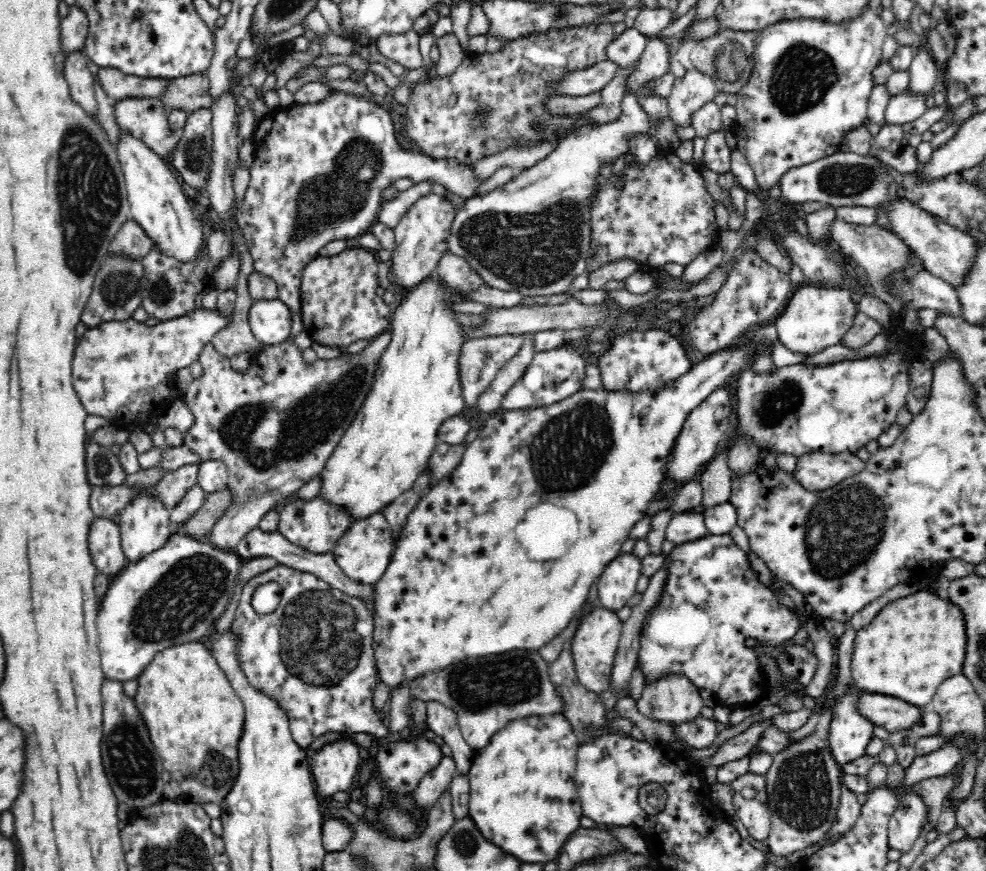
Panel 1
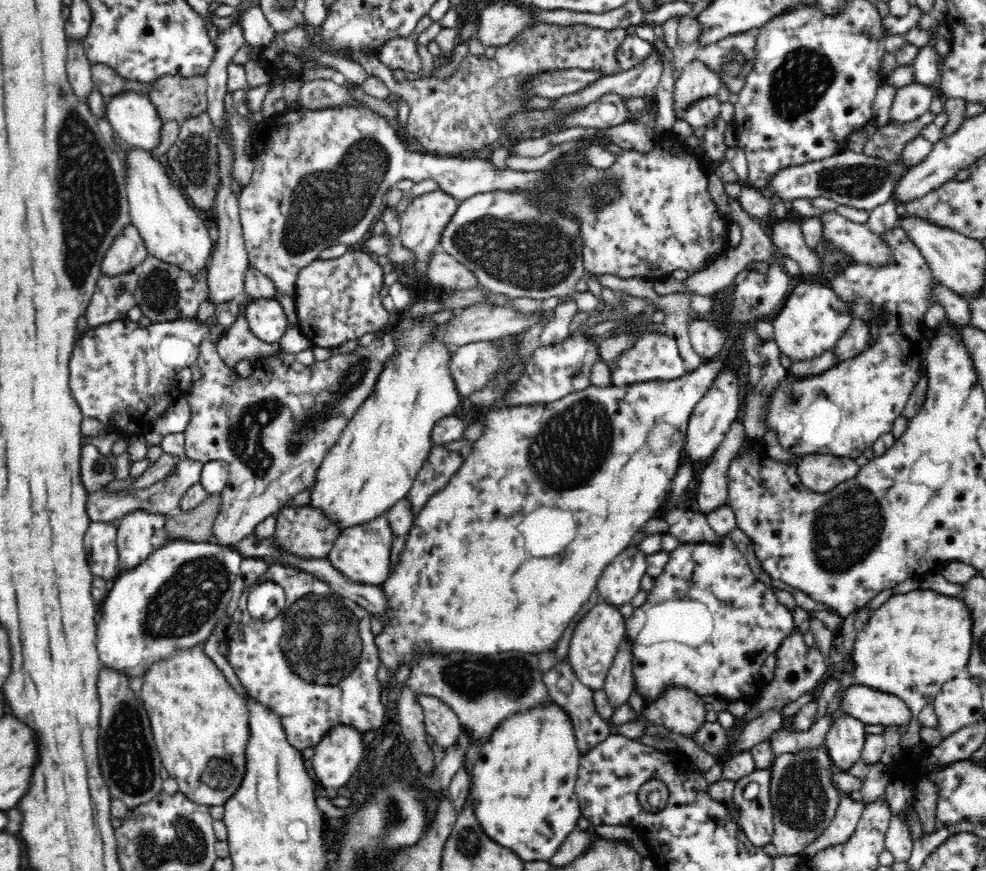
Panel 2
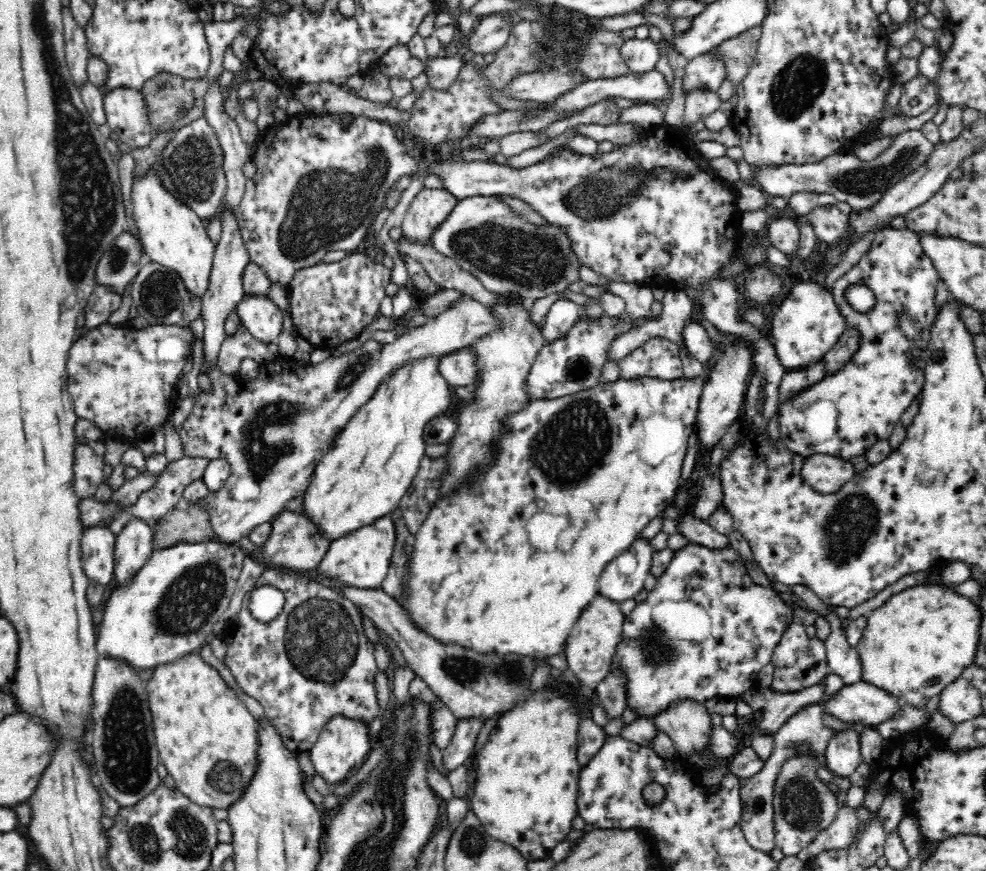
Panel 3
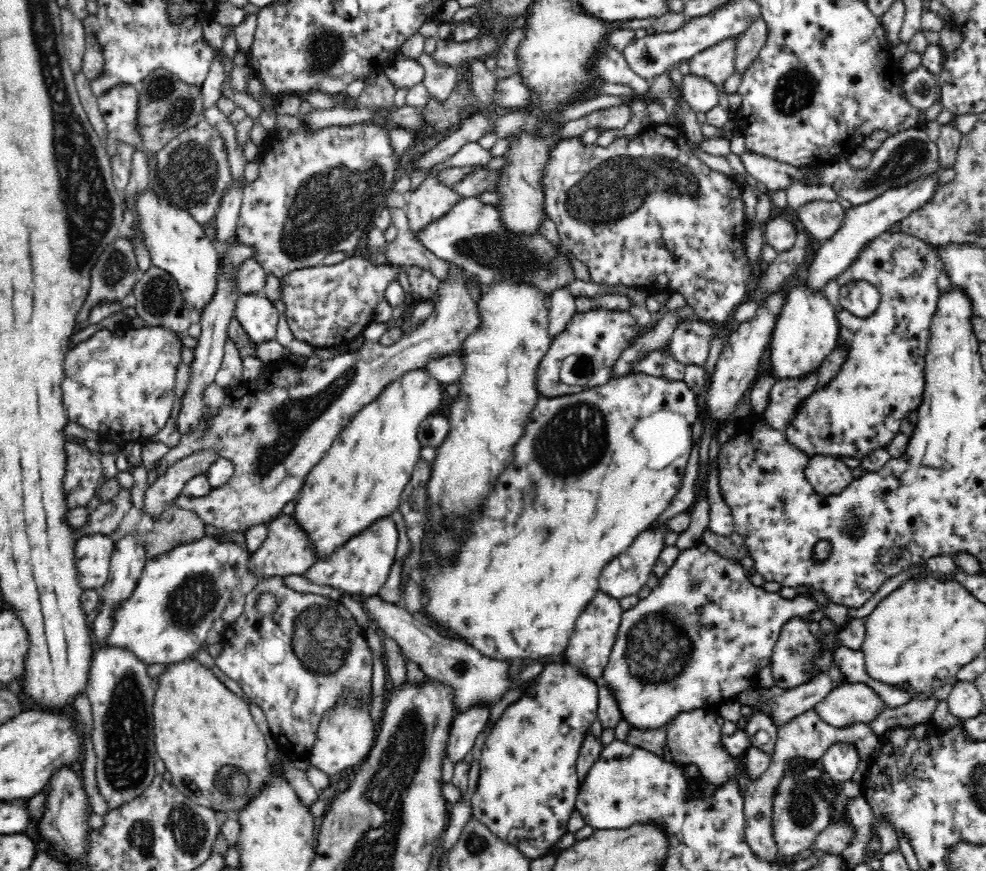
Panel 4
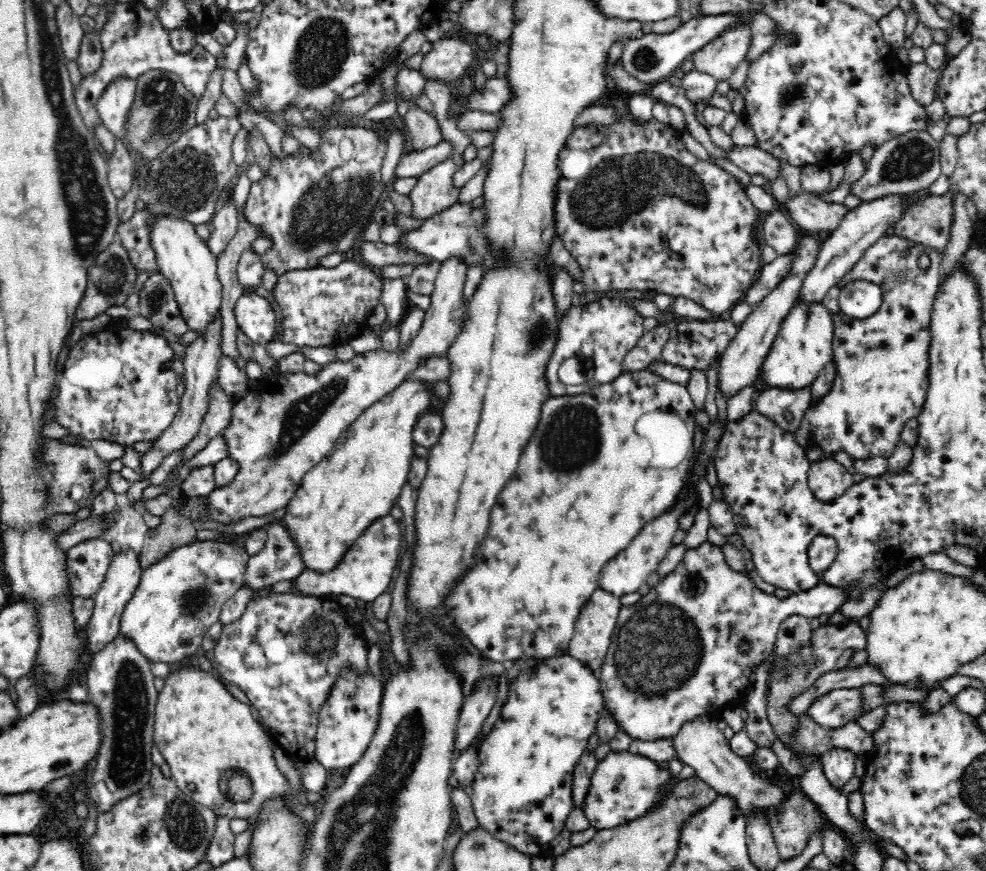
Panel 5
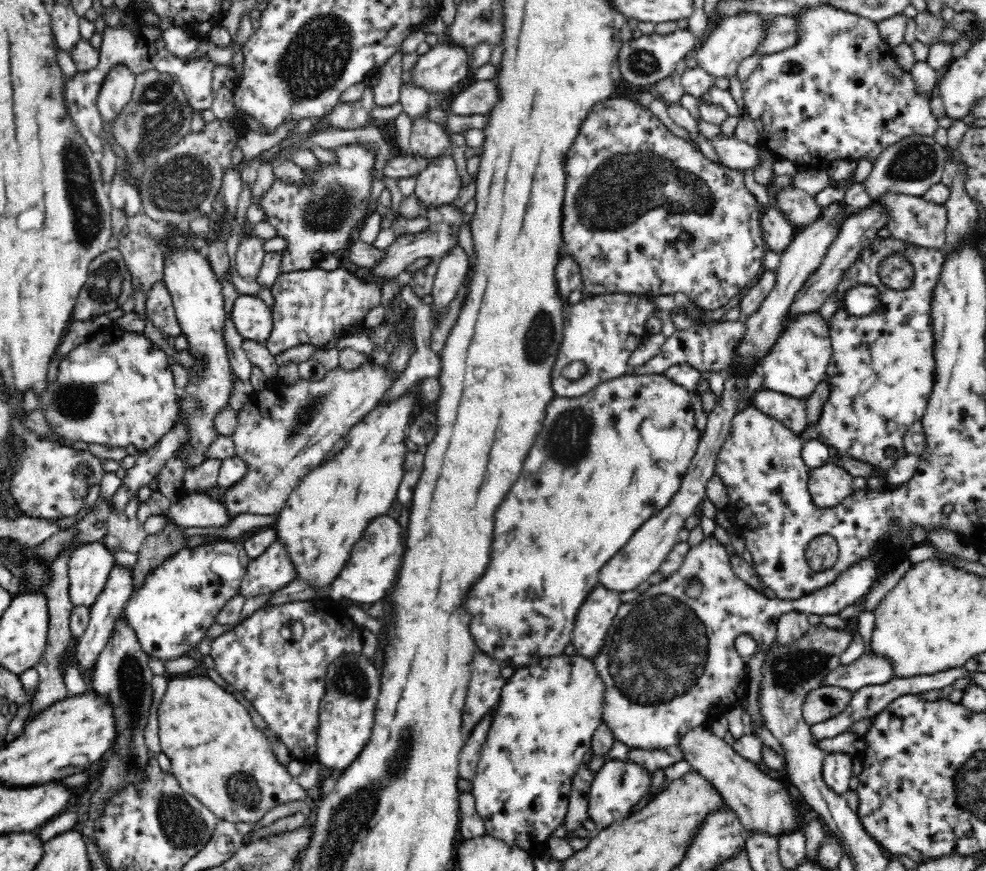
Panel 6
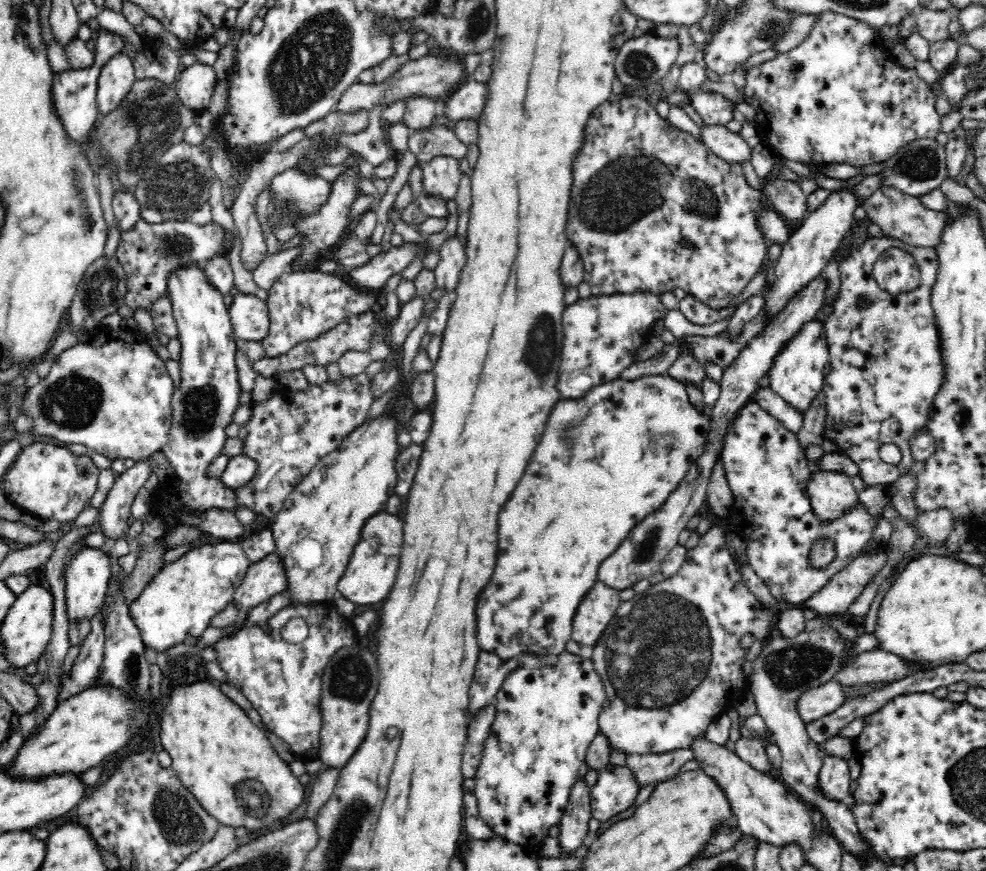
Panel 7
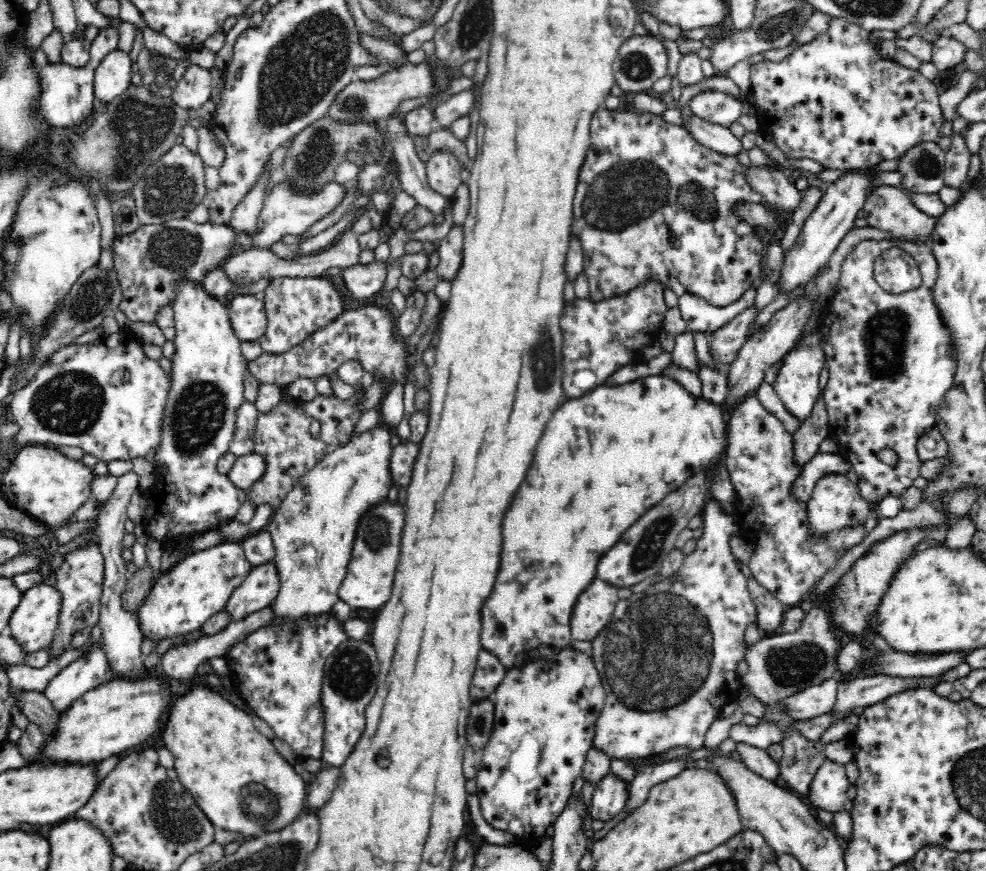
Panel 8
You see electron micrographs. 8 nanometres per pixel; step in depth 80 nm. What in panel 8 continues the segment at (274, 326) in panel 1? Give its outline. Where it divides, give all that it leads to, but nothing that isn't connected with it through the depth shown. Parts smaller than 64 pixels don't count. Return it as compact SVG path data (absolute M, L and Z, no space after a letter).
M238 294L226 300L233 332L240 341L259 341L267 332L268 315L261 296Z

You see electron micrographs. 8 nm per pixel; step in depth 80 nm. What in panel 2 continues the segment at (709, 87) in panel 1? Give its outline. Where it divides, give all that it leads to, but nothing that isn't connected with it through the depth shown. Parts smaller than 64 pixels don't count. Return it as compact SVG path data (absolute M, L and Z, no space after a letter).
M695 59L675 80L672 104L678 119L682 119L688 108L700 103L700 100L716 96L718 89L722 86L719 76L700 65L700 62Z

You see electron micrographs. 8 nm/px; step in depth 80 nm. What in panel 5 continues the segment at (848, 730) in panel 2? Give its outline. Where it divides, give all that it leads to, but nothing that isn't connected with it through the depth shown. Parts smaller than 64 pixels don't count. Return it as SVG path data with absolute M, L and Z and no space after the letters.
M832 748L820 757L826 779L837 789L842 790L855 776L857 755L846 748Z

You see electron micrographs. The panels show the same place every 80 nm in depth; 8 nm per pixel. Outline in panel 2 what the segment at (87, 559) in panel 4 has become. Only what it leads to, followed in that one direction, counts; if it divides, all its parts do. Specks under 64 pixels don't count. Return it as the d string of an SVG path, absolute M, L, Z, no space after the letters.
M110 521L90 523L85 535L85 548L94 575L114 580L122 571L117 549L117 528Z

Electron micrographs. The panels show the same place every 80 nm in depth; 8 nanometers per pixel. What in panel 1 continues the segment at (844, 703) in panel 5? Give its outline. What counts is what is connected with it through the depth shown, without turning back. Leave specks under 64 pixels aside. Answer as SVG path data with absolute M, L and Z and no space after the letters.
M865 692L860 696L860 711L889 733L910 731L914 724L922 720L923 709L892 696L868 695Z

